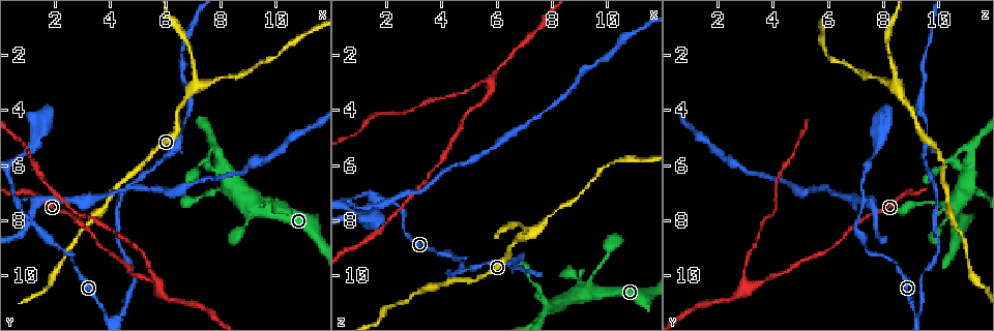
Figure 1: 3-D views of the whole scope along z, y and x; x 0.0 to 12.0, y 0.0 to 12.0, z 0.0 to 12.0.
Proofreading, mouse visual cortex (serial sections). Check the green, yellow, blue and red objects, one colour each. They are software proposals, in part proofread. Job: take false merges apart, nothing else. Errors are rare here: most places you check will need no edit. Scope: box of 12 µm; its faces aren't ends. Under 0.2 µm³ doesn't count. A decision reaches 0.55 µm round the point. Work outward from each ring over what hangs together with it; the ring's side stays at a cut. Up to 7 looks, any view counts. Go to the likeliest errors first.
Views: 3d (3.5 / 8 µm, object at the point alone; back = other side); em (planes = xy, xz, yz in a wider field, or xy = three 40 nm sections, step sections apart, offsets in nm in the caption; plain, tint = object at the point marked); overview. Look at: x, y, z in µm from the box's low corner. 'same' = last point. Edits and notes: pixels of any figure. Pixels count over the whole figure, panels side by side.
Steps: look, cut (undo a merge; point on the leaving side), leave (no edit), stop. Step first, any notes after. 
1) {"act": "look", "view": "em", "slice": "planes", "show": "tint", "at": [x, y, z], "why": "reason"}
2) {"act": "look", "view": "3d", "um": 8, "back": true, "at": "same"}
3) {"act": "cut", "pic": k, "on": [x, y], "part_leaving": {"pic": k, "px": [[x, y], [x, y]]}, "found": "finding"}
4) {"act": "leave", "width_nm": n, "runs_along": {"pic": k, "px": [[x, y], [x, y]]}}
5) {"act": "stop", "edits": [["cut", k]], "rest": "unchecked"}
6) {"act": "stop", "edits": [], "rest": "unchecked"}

{"act": "look", "view": "3d", "um": 3.5, "at": [5.7, 10.4, 3.1], "why": "abrupt turn"}

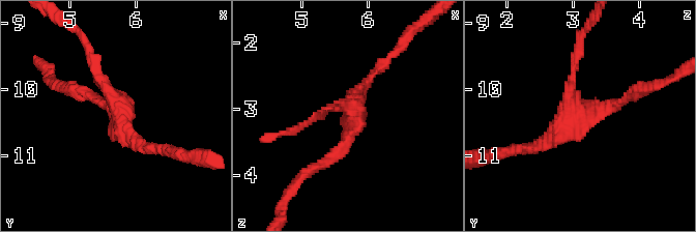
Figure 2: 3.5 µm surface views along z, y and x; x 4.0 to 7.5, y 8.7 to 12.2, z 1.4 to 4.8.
{"act": "look", "view": "em", "slice": "xy", "step": 1, "show": "tint", "at": [5.75, 10.35, 3.05], "arms": 3, "arm_widths_nm": [150, 150, 150], "why": "shape alone is not enough"}

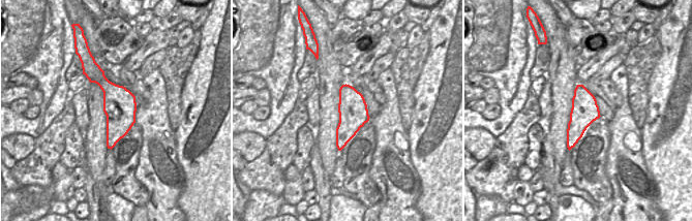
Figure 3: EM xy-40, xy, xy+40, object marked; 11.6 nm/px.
{"act": "leave", "width_nm": 340, "runs_along": {"pic": 2, "px": [[321, 166], [353, 126], [353, 108], [321, 113]]}, "found": "one cell here"}

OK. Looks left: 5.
{"act": "look", "view": "3d", "um": 3.5, "at": [7.2, 3.1, 8.4], "why": "branch point"}

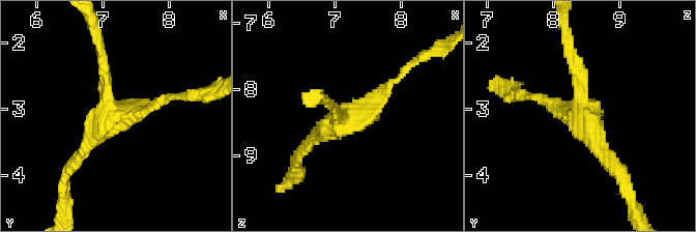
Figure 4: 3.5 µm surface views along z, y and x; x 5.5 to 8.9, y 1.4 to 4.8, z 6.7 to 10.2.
{"act": "look", "view": "em", "slice": "xy", "step": 1, "show": "tint", "at": [7.15, 3.10, 8.40], "why": "shape alone is not enough"}

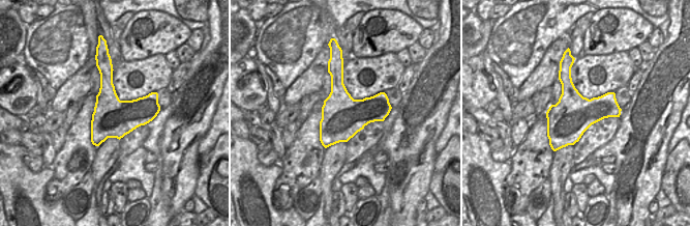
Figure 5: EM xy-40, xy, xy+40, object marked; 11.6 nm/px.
{"act": "look", "view": "em", "slice": "xy", "step": 5, "show": "tint", "at": "same", "why": "another direction"}

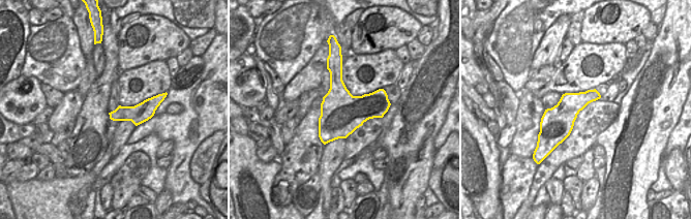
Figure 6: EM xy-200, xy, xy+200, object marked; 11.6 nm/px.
{"act": "leave", "arm_widths_nm": [150, 200, 200], "runs_along": {"pic": 4, "px": [[301, 149], [397, 80]]}, "found": "all the same cell"}

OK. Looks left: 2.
{"act": "stop", "edits": [], "rest": "unchecked"}

